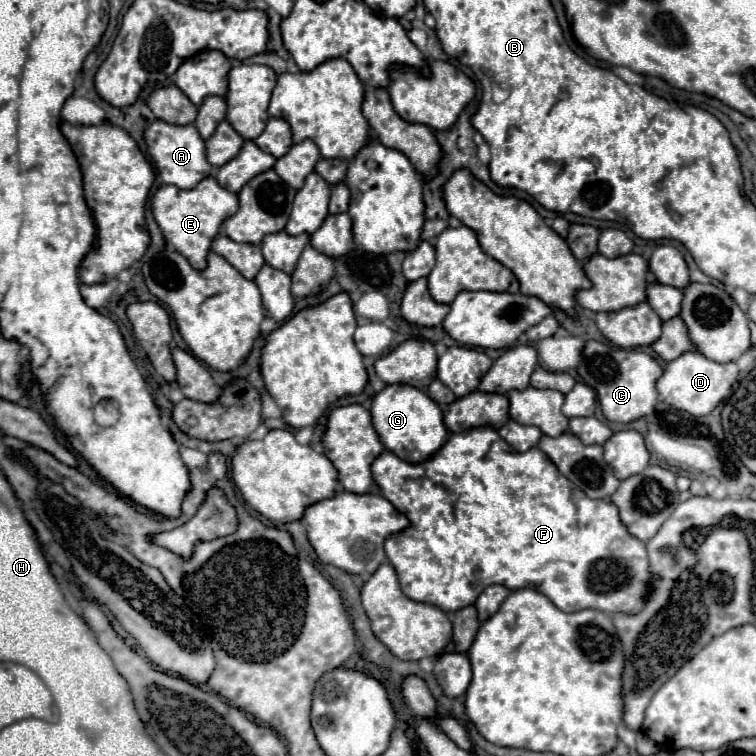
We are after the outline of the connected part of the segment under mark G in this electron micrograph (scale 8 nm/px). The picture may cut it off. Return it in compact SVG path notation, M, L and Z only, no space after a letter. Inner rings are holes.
M406 383L386 385L380 393L376 393L372 397L370 413L372 413L374 429L380 435L384 447L410 463L428 459L432 453L436 453L442 447L442 443L448 437L444 421L440 419L438 403L432 401L424 391Z

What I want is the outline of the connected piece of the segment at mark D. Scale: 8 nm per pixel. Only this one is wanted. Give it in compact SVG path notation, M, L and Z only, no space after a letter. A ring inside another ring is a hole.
M686 351L678 359L666 363L664 373L656 381L658 403L666 403L678 411L692 413L694 417L708 415L724 397L732 393L734 383L738 381L738 365L732 363L716 363L700 355L698 351Z

